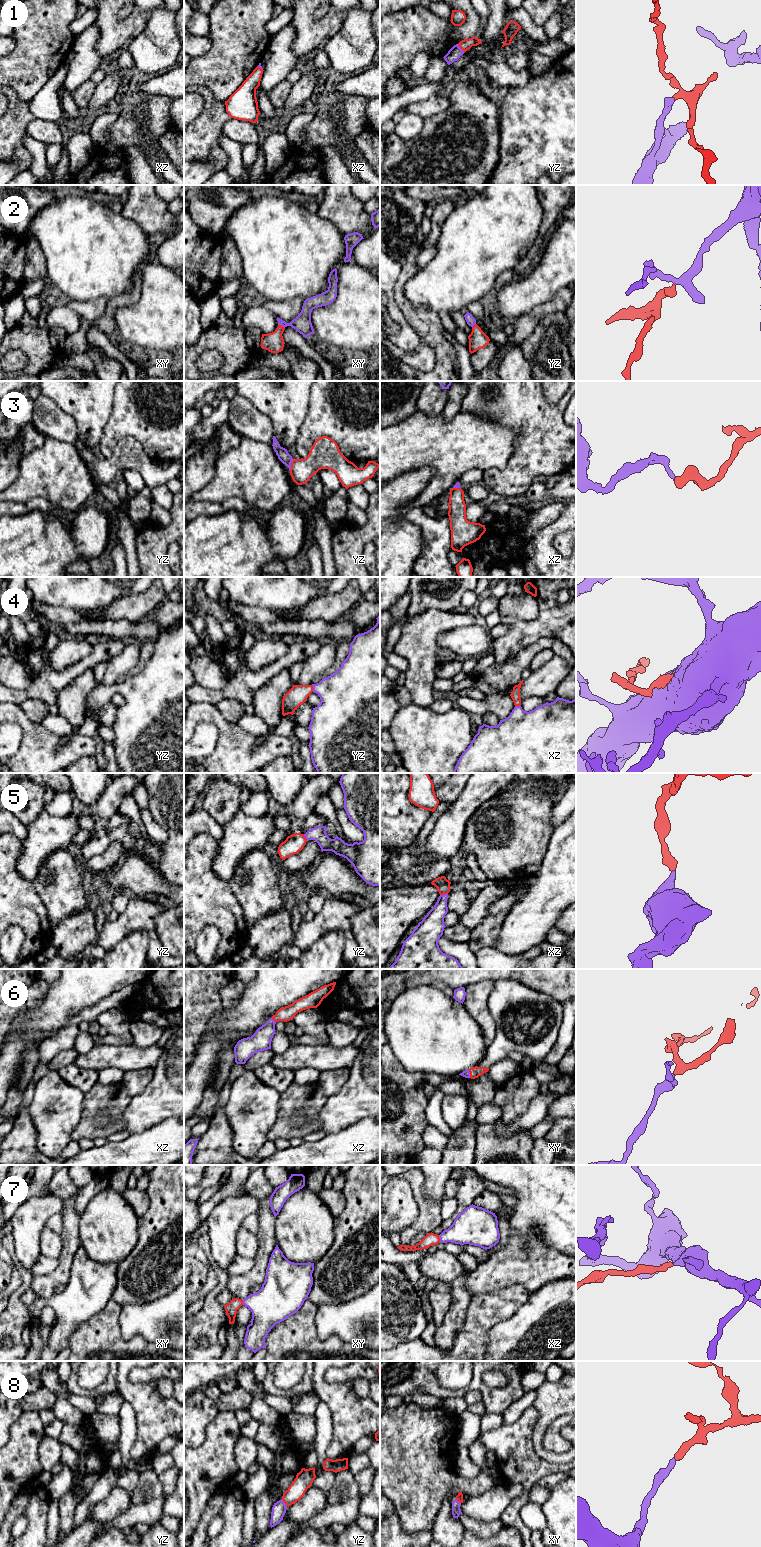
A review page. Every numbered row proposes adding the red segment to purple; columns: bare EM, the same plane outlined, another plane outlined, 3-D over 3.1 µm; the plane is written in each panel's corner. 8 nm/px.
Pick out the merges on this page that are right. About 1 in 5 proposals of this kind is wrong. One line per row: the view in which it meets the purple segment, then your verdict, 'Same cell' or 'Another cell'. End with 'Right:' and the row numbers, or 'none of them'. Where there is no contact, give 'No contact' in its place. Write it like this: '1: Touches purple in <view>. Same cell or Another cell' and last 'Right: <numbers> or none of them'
1: Touches purple in yz. Same cell
2: Touches purple in xy. Same cell
3: Touches purple in yz. Same cell
4: Touches purple in yz. Same cell
5: Touches purple in xz. Same cell
6: Touches purple in xy. Same cell
7: Touches purple in xz. Same cell
8: Touches purple in yz. Same cell
Right: 1, 2, 3, 4, 5, 6, 7, 8

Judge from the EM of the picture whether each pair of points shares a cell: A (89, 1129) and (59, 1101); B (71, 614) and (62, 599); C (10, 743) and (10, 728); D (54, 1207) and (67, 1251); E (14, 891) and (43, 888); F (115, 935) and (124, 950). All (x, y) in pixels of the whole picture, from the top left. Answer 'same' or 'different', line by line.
A: different
B: different
C: same
D: different
E: different
F: different

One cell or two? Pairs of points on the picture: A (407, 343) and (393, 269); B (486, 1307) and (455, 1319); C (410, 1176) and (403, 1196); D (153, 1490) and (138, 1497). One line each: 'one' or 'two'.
A: one
B: two
C: two
D: one

